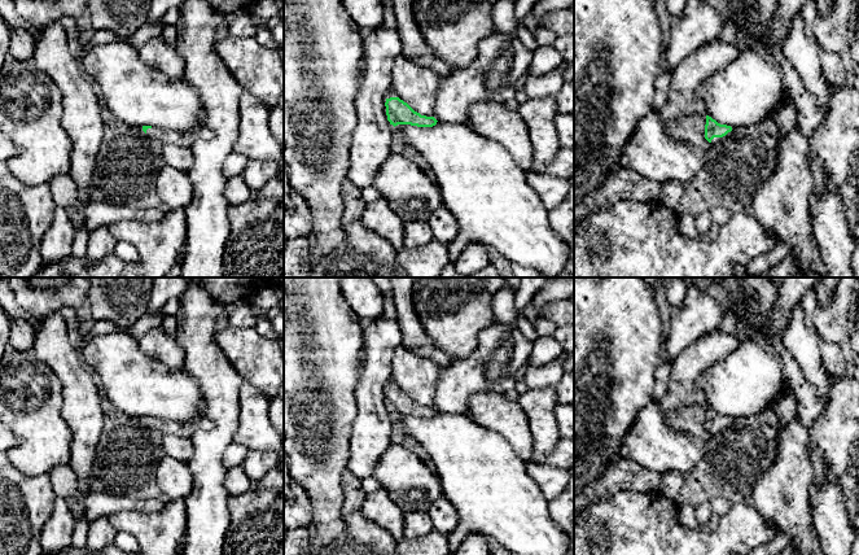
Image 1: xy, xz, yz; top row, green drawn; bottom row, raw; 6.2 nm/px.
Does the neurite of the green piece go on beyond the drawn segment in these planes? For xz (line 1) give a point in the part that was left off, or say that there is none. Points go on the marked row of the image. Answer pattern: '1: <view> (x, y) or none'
1: xz (391, 92)

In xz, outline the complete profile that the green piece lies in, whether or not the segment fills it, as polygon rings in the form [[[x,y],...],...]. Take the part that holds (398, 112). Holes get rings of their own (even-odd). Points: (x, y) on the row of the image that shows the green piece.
[[[391,87],[386,95],[386,115],[390,124],[411,124],[417,127],[433,127],[437,124],[434,117],[421,115],[415,112],[407,102],[396,96],[395,89]]]

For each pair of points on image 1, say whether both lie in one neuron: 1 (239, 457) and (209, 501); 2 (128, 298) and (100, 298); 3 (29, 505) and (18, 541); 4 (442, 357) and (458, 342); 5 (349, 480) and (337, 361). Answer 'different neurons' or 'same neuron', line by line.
1: different neurons
2: same neuron
3: same neuron
4: different neurons
5: different neurons

